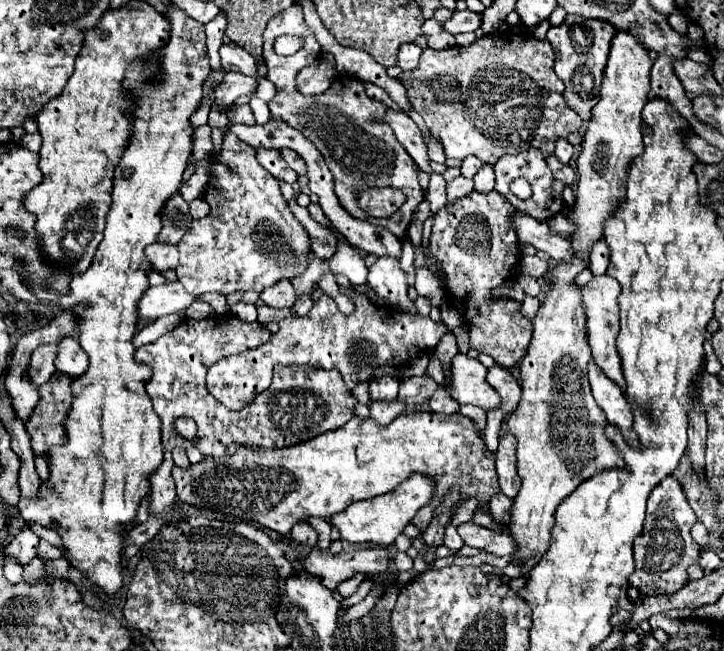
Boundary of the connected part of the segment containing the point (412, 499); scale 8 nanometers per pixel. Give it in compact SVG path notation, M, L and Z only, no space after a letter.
M413 473L409 479L405 479L405 483L401 483L397 489L393 489L385 495L351 503L343 513L337 513L335 517L331 517L329 523L333 527L337 527L341 531L341 537L351 543L369 541L373 545L389 547L395 541L395 537L399 533L403 533L405 525L411 523L411 519L417 515L417 511L431 503L433 495L435 495L433 479L429 479L429 475L423 475L423 473Z

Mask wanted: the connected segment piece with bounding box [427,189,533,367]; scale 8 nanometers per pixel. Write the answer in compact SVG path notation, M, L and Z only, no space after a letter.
M495 189L489 193L471 191L435 213L427 247L429 255L441 263L447 299L451 303L451 297L455 297L453 307L467 325L471 349L491 355L501 367L517 367L521 363L533 333L531 323L519 311L521 303L493 297L493 289L511 279L511 269L521 255L517 231L509 227L509 209L515 211Z

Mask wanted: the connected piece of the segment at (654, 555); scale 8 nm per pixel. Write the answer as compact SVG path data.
M665 477L649 495L647 517L643 523L641 535L637 535L633 545L635 571L629 577L629 583L639 589L643 595L675 593L687 581L687 567L697 563L701 557L701 547L691 537L691 525L697 521L693 509L689 507L681 485L675 477Z

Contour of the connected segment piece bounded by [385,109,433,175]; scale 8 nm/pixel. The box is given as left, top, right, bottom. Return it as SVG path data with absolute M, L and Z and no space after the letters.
M389 109L385 121L393 127L399 143L407 149L407 153L413 157L413 161L417 163L417 167L425 173L433 173L431 171L431 159L427 155L427 145L425 145L425 139L423 139L423 133L421 129L417 127L417 123L409 117L409 115L403 115L403 113L397 113L393 109Z

